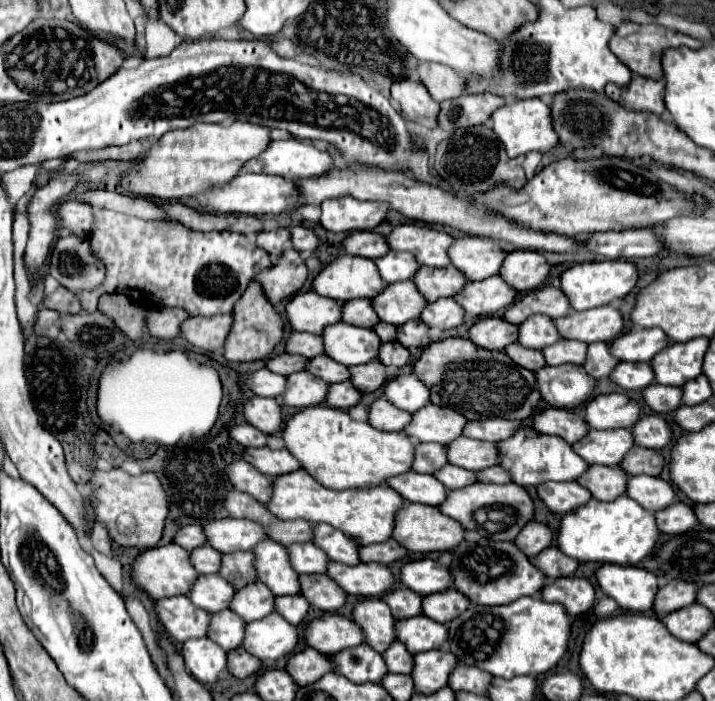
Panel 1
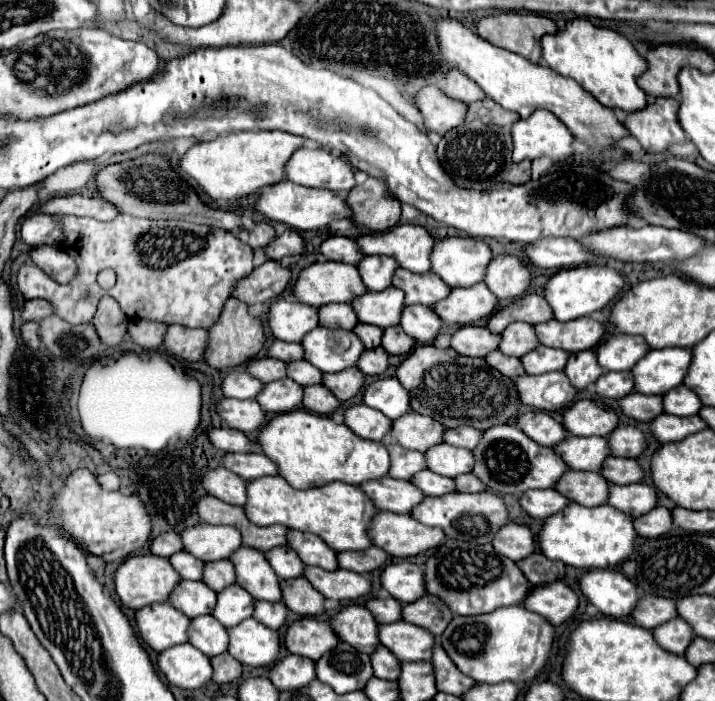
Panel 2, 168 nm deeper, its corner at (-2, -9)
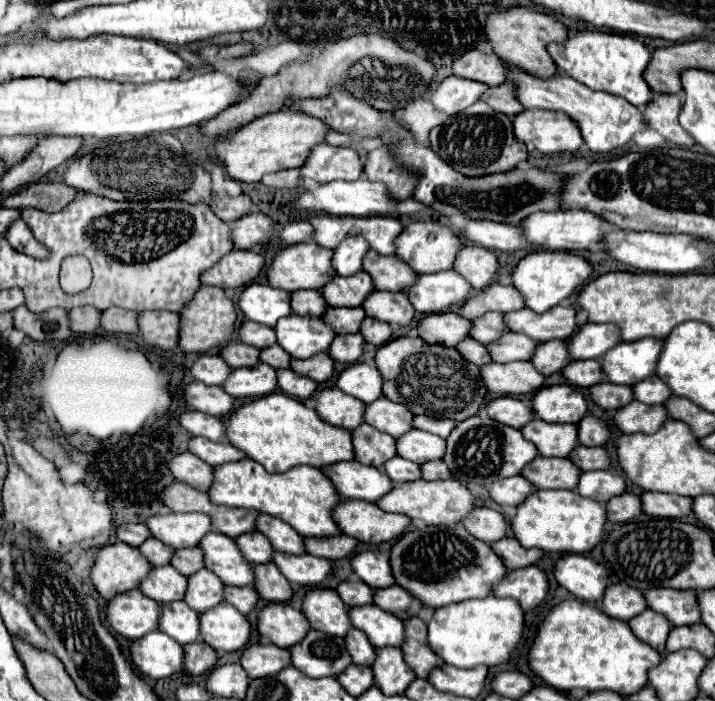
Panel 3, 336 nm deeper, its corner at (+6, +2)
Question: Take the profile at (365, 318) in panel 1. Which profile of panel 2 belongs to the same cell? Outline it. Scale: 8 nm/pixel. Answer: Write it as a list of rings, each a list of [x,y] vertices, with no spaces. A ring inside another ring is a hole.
[[[328,304],[320,308],[320,326],[354,330],[358,316],[350,304]]]

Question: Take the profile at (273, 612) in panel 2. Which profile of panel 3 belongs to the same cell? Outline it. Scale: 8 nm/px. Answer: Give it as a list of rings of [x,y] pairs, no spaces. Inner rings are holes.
[[[252,585],[250,587],[224,587],[224,601],[246,615],[256,607],[258,593]]]

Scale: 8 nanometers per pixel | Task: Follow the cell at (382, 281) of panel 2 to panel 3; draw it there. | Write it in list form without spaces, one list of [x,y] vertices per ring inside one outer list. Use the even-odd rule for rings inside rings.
[[[348,237],[336,245],[332,255],[332,267],[338,275],[354,275],[362,271],[362,257],[368,251],[368,243],[362,237]]]

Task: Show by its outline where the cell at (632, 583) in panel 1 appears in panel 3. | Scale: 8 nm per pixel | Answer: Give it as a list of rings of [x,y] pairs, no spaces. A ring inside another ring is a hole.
[[[562,555],[554,565],[554,577],[558,585],[568,589],[582,601],[596,603],[602,599],[608,571],[584,555]]]

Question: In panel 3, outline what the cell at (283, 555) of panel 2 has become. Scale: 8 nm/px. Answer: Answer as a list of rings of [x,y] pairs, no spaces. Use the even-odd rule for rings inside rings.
[[[256,531],[244,533],[244,537],[234,539],[234,541],[246,561],[250,561],[250,563],[270,563],[272,561],[274,549],[262,533],[256,533]]]

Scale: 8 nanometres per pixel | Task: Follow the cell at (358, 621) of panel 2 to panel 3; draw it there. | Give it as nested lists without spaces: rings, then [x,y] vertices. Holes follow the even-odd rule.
[[[310,589],[302,599],[302,611],[310,627],[322,633],[344,637],[352,627],[348,607],[334,589]]]

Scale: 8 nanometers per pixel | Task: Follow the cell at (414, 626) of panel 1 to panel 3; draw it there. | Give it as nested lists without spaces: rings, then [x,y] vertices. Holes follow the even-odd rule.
[[[376,605],[350,607],[350,623],[366,633],[374,647],[400,647],[404,641],[404,623]]]

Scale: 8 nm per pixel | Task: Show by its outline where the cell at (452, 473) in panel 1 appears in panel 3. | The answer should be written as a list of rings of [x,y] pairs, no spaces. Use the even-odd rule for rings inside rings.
[[[392,457],[392,461],[386,461],[384,473],[394,481],[394,483],[404,483],[404,481],[416,481],[420,479],[420,465],[402,459],[402,457]]]

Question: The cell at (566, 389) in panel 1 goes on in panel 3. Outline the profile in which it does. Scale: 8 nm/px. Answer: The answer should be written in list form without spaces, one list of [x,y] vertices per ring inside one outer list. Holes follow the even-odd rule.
[[[530,361],[482,365],[480,375],[484,377],[486,389],[494,395],[526,395],[544,385],[544,375]]]

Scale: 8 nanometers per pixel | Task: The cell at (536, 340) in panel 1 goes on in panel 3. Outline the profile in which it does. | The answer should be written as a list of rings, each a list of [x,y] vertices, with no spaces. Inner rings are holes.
[[[484,313],[484,317],[476,317],[476,321],[472,321],[472,333],[468,333],[468,337],[480,341],[480,343],[492,343],[496,341],[502,333],[506,333],[504,321],[502,321],[502,313]]]

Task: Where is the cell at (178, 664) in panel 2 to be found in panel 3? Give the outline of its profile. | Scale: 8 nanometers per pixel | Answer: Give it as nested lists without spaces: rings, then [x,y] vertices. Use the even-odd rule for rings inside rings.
[[[148,633],[130,645],[130,663],[152,679],[164,679],[180,671],[184,665],[182,645],[166,633]]]

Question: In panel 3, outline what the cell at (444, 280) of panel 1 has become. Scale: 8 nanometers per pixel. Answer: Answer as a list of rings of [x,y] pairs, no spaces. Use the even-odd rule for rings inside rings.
[[[368,251],[364,255],[364,271],[372,277],[376,291],[402,291],[416,281],[416,273],[394,255],[378,255]]]

